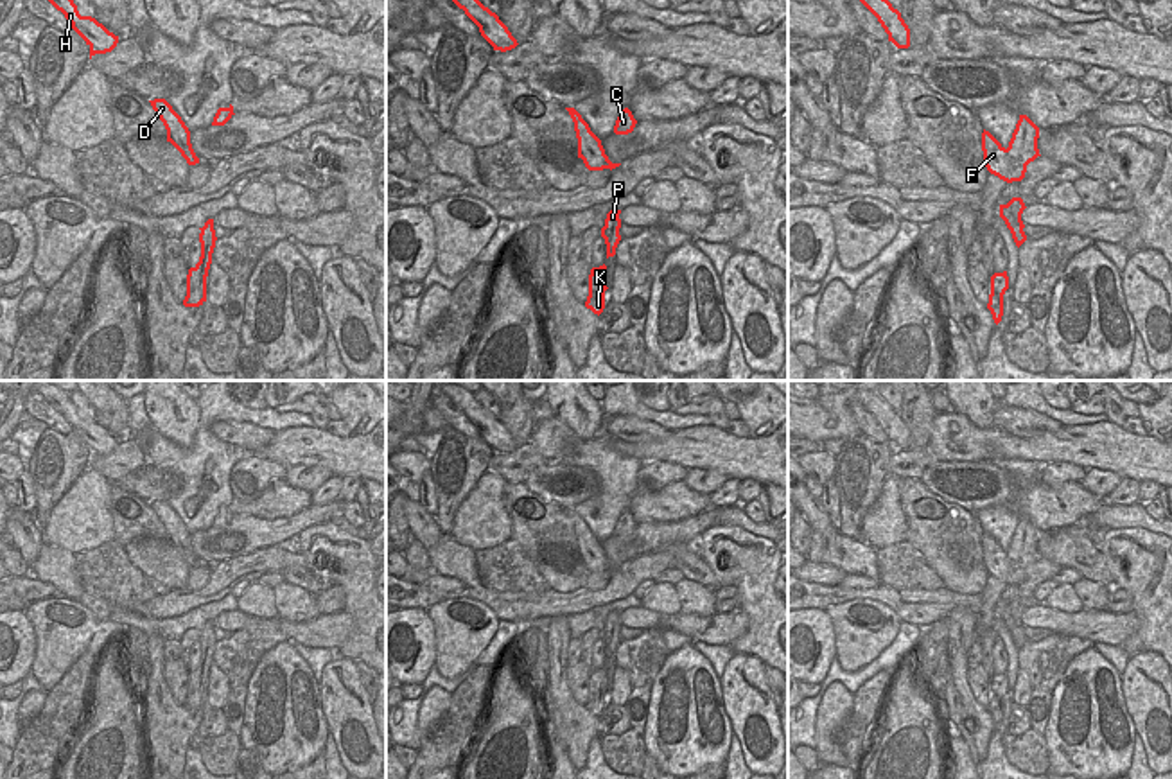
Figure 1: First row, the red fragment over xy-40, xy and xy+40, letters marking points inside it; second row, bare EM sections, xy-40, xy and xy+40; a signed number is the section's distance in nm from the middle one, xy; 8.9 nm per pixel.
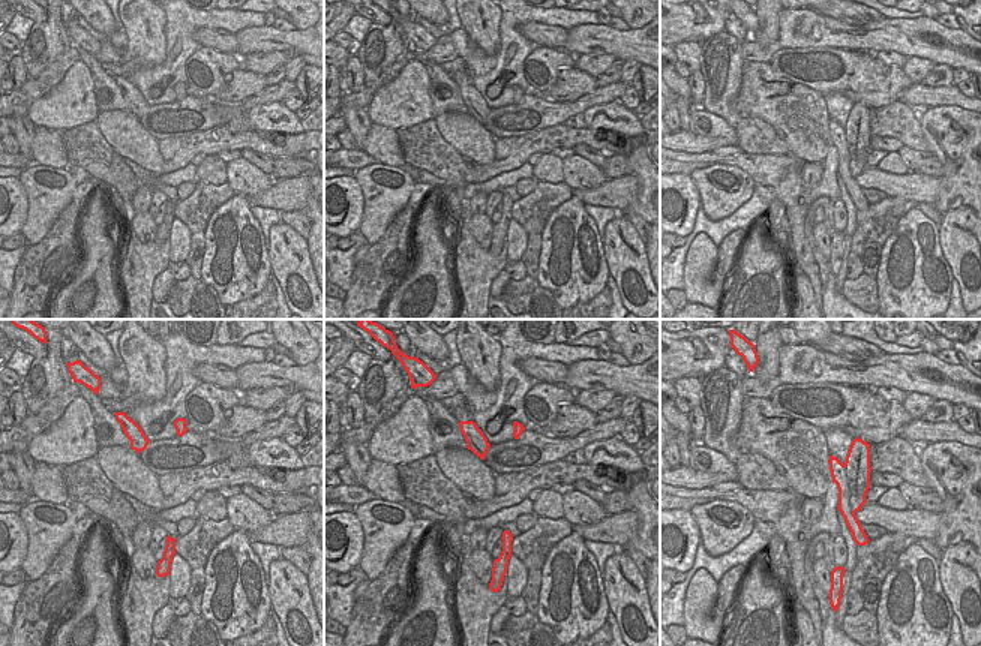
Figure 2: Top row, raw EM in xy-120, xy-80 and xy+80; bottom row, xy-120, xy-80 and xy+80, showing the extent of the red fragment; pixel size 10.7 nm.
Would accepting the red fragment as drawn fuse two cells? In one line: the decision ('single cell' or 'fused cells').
fused cells

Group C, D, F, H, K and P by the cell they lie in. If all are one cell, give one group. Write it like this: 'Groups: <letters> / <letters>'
Groups: C K P / D F H.

